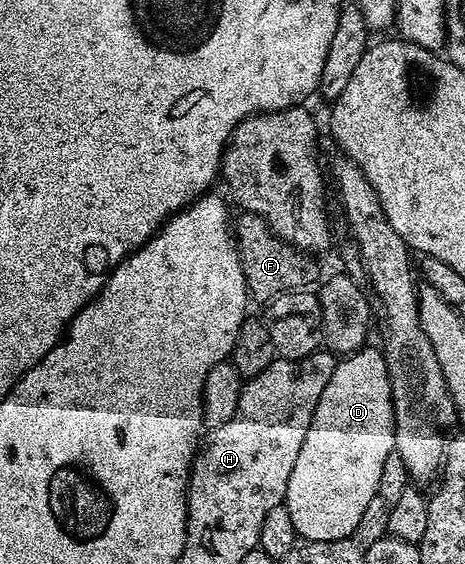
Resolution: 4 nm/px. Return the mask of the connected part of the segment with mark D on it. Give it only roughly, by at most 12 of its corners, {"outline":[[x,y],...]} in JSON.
{"outline":[[381,347],[338,360],[284,503],[350,538],[394,451]]}

